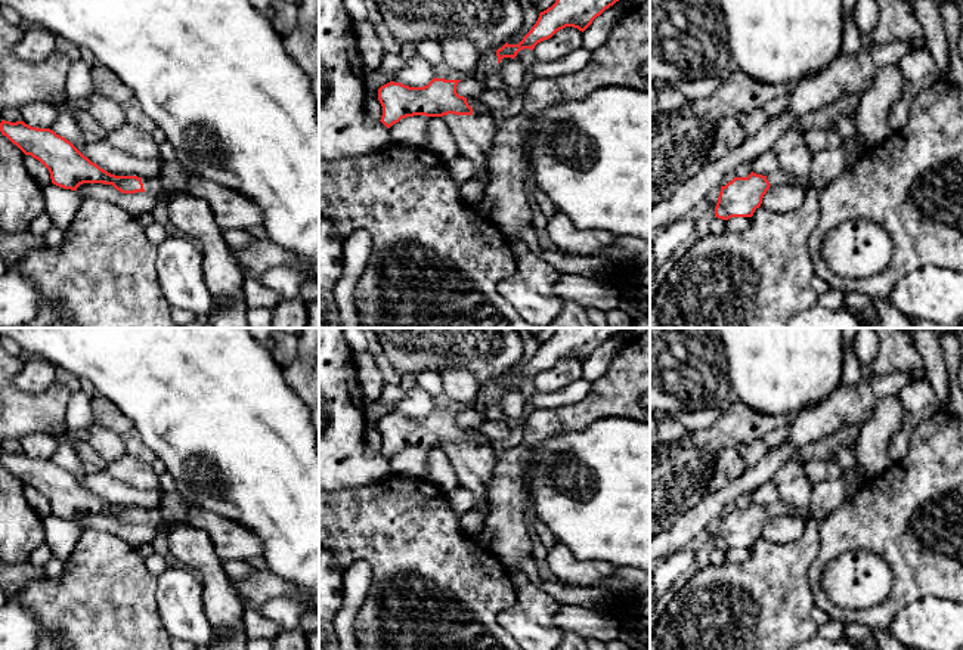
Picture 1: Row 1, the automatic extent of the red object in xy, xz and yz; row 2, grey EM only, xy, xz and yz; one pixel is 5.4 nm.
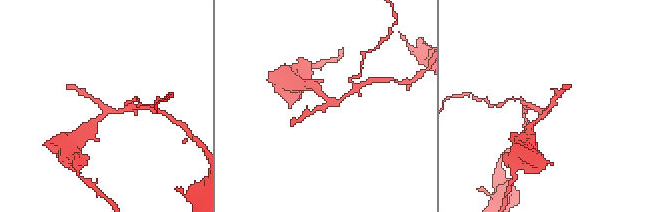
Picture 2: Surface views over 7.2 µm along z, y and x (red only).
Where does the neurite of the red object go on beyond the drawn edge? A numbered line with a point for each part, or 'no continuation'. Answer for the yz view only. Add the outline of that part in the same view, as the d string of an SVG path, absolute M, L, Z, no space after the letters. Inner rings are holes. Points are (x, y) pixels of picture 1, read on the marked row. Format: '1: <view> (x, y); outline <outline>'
1: yz (779, 176); outline M777 168L774 173L768 174L767 180L770 182L771 186L790 185L790 177L781 168Z

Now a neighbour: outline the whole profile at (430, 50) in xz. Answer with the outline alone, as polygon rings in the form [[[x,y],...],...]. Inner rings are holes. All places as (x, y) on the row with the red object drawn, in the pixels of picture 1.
[[[424,40],[417,43],[417,55],[433,66],[440,65],[443,59],[443,50],[439,41]]]

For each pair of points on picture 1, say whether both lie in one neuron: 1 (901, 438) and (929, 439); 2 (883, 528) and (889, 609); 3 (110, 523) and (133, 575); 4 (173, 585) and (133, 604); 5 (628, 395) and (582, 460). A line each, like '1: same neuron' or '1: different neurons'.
1: different neurons
2: same neuron
3: different neurons
4: different neurons
5: different neurons

